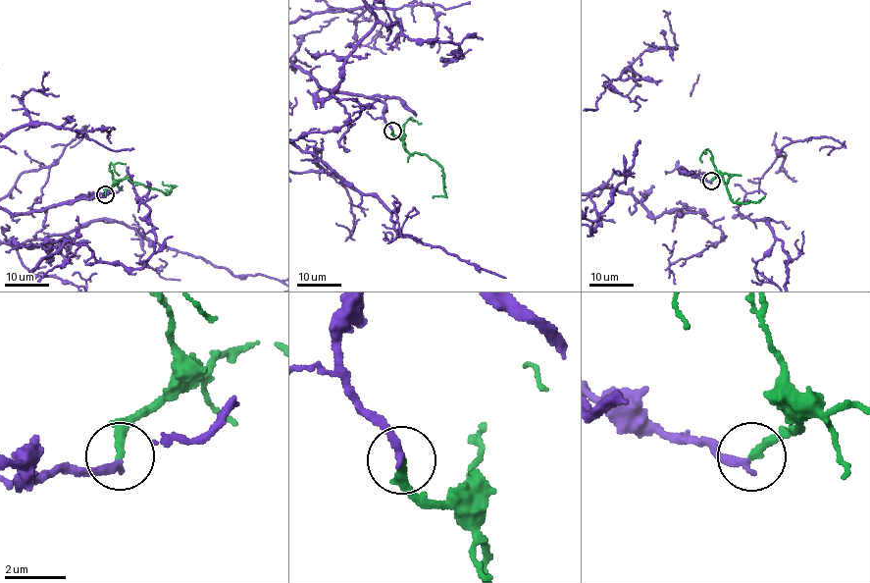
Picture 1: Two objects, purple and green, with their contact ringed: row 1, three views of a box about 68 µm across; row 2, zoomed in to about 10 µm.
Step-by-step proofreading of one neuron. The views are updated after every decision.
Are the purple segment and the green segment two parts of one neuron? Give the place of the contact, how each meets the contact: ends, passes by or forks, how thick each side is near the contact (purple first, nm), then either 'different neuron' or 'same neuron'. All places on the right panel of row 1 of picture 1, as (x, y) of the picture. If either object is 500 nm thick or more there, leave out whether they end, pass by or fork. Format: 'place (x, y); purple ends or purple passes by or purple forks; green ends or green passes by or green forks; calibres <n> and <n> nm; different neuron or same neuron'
place (711, 181); purple ends; green ends; calibres 280 and 280 nm; same neuron

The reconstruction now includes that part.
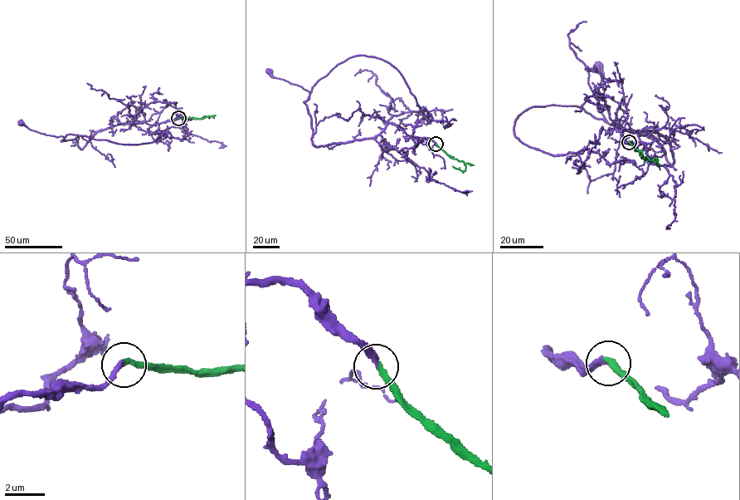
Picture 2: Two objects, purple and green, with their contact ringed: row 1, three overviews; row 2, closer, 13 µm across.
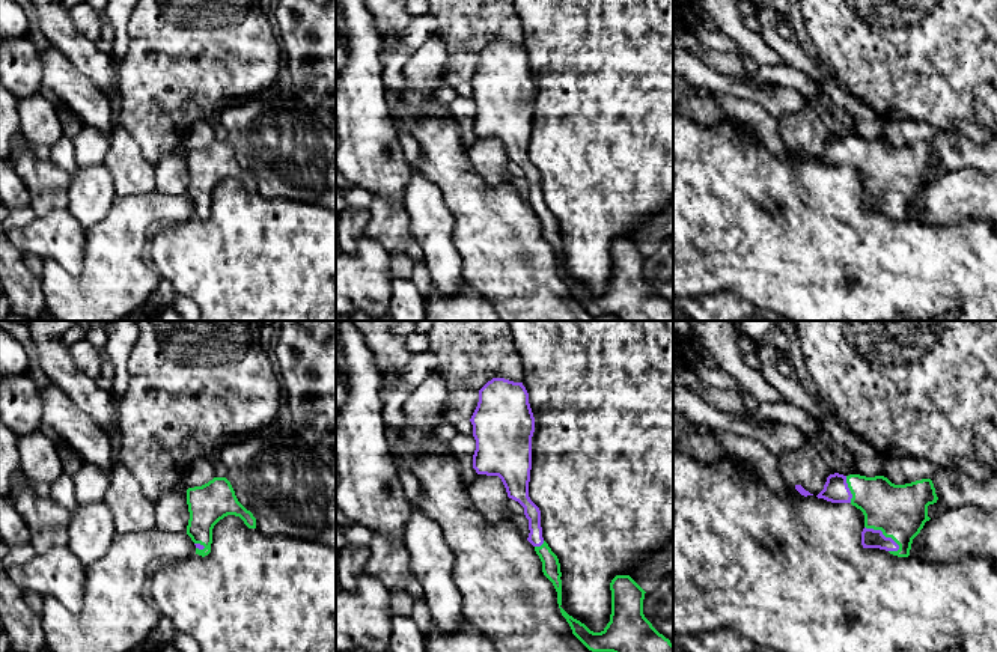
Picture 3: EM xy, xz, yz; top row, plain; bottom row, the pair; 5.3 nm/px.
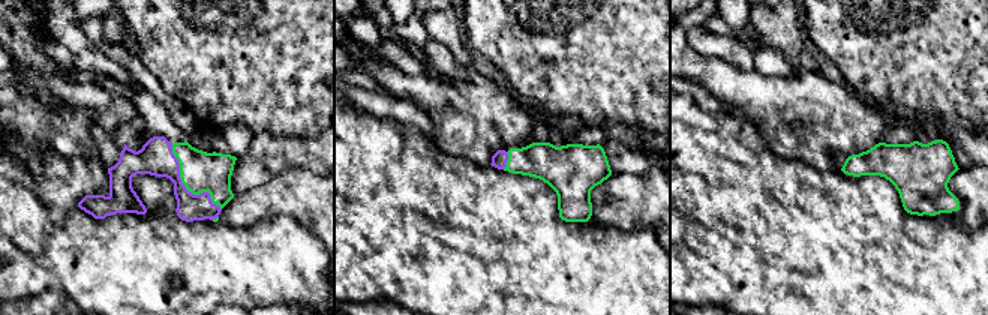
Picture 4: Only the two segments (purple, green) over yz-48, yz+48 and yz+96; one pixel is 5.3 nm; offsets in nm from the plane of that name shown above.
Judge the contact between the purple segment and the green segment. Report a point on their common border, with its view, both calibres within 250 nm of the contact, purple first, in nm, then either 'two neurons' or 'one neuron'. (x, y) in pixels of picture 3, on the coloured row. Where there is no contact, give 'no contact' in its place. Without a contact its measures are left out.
yz (881, 533) | 100/280 nm | one neuron

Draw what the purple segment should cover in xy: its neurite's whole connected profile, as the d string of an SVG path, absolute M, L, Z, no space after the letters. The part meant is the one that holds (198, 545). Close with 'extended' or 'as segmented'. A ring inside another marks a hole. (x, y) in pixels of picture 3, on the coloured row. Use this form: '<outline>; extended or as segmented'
M214 477L202 486L188 488L187 504L187 535L196 545L196 554L202 557L211 553L212 529L224 516L239 516L248 529L256 529L256 518L238 501L226 477Z; extended

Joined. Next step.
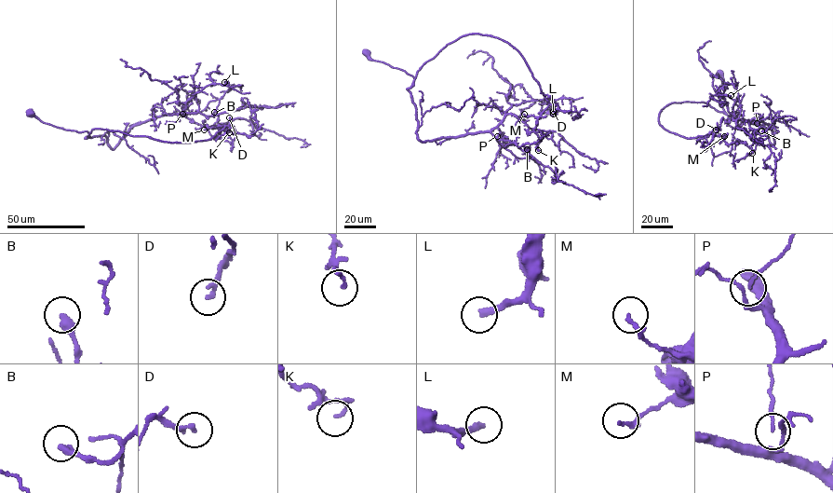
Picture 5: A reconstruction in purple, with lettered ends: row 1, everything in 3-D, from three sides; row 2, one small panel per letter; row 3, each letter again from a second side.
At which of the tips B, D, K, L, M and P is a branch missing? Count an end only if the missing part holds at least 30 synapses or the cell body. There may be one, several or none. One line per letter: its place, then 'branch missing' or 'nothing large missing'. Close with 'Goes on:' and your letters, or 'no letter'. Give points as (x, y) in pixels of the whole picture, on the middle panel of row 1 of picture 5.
B: place (527, 149); nothing large missing
D: place (553, 111); nothing large missing
K: place (538, 150); nothing large missing
L: place (553, 114); nothing large missing
M: place (524, 114); nothing large missing
P: place (497, 136); nothing large missing
Goes on: no letter

